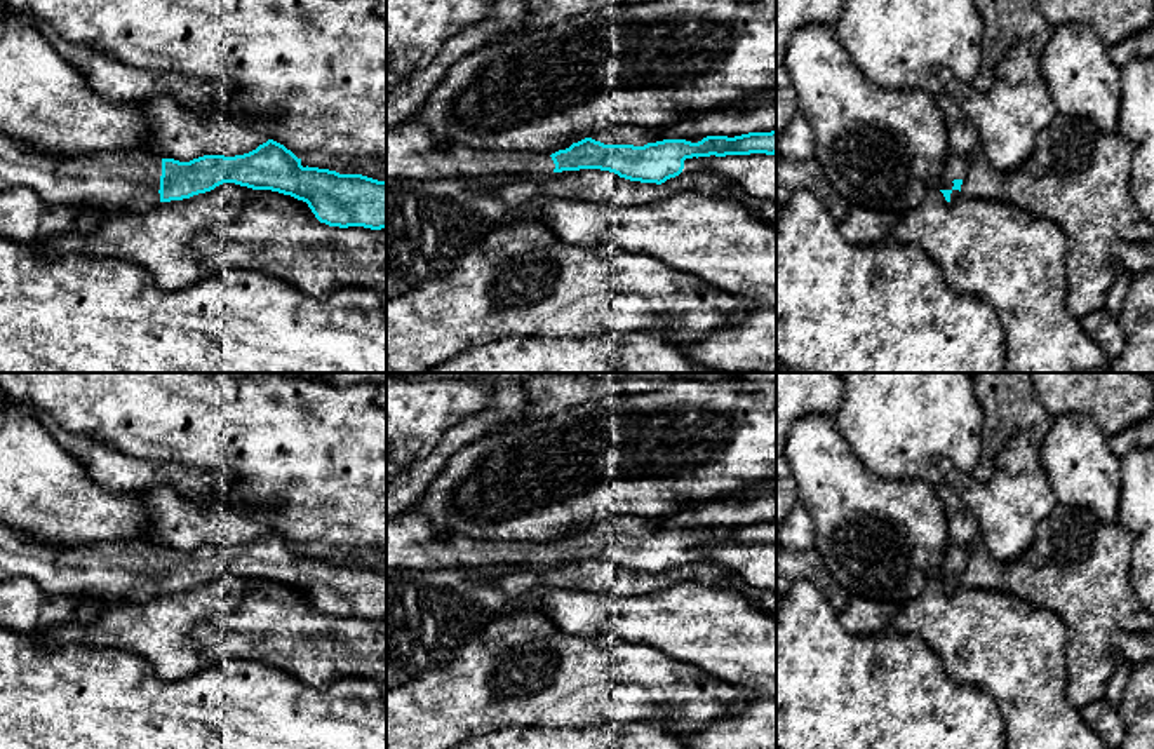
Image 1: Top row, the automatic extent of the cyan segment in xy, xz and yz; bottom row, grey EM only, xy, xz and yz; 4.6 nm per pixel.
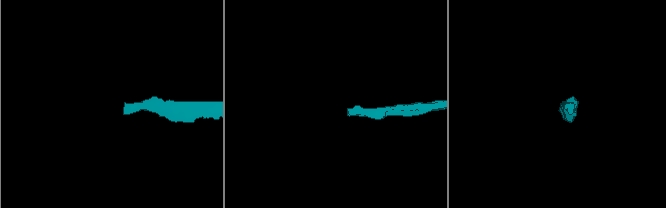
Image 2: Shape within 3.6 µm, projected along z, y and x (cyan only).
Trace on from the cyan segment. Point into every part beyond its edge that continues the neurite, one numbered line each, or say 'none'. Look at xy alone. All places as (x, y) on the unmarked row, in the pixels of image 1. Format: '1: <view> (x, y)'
1: xy (112, 572)

